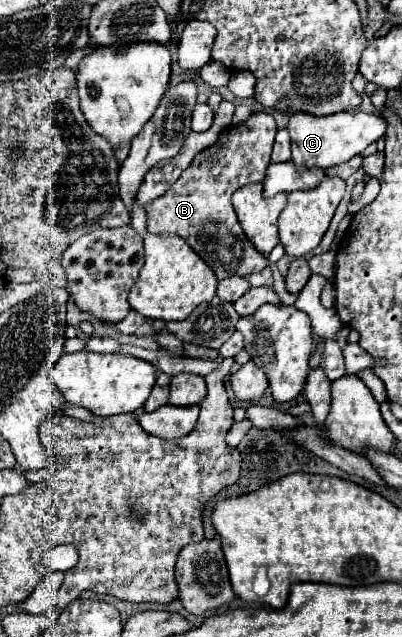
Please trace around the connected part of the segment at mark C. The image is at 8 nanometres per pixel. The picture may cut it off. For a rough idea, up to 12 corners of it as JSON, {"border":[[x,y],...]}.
{"border":[[362,110],[292,114],[296,166],[330,168],[386,132]]}

